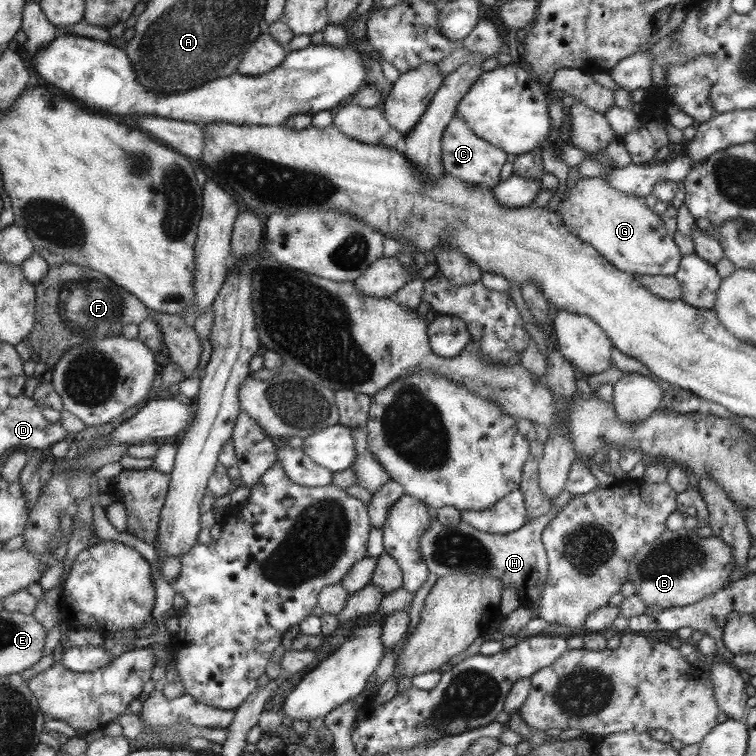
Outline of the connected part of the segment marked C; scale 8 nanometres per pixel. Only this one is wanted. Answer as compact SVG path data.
M453 116L443 129L440 143L441 166L445 173L473 185L490 188L499 182L499 170L505 164L506 152L485 142L483 138L477 138L477 135L469 130L467 122L464 122L463 118Z

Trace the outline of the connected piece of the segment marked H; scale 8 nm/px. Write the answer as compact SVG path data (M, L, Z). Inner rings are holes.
M555 508L548 510L533 521L525 523L521 528L507 534L493 534L475 530L461 521L453 528L445 528L433 520L429 529L420 538L420 549L428 572L437 579L453 574L473 574L477 577L493 577L503 588L515 588L518 604L532 617L538 616L540 590L543 588L545 576L548 574L548 560L542 540L542 530L555 516Z

